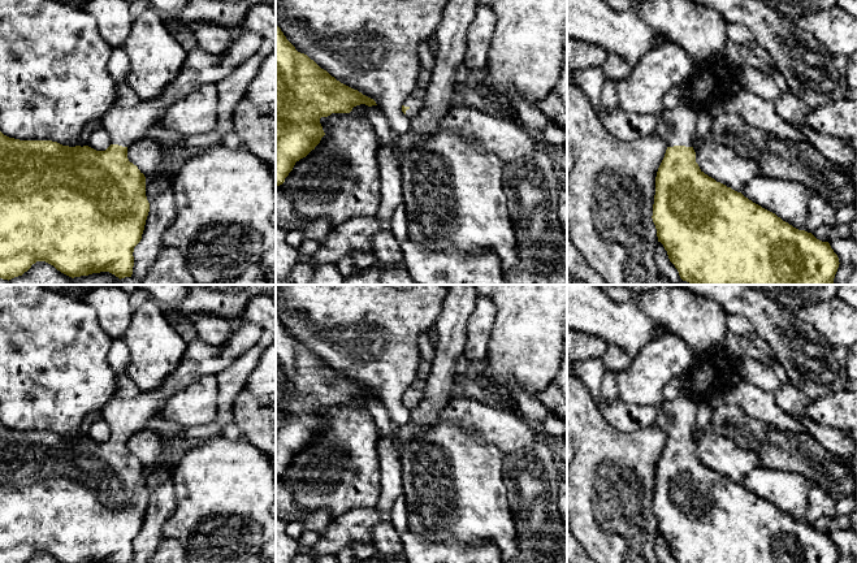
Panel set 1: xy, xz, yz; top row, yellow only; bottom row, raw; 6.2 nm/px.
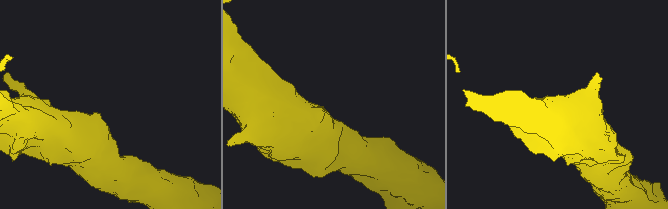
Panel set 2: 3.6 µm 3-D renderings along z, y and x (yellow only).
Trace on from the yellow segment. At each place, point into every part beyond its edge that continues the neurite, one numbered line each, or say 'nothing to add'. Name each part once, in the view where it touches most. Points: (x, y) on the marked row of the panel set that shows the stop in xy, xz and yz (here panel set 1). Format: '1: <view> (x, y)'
1: yz (675, 126)

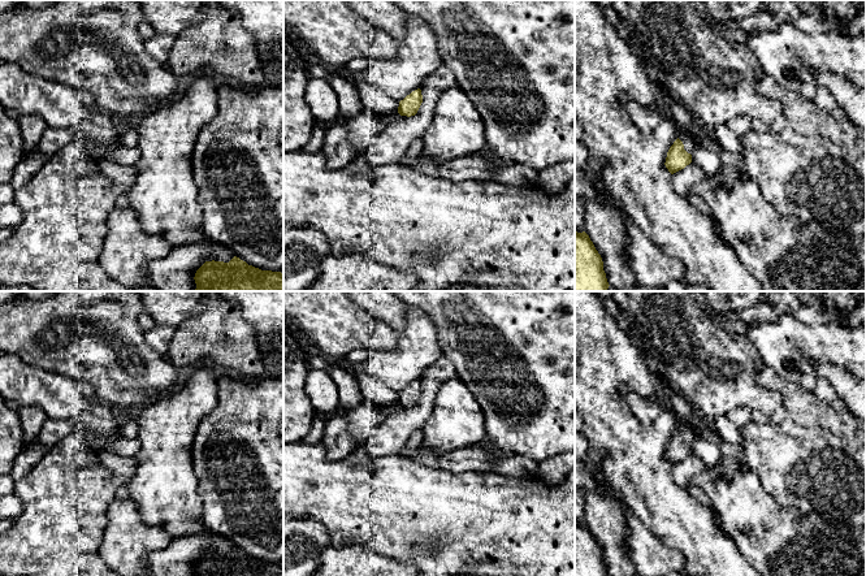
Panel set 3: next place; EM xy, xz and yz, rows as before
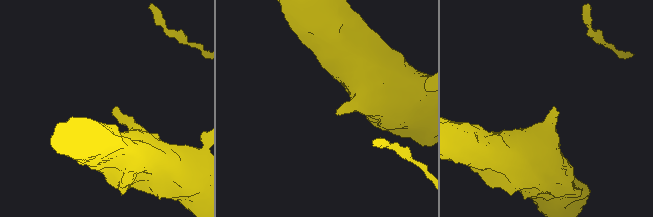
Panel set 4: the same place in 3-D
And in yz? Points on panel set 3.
1: yz (688, 138)

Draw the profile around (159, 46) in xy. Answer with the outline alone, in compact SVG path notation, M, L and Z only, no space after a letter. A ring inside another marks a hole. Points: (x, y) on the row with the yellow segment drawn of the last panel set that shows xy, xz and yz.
M155 34L151 39L146 40L144 49L157 61L166 65L169 53L176 43L176 36L177 35Z

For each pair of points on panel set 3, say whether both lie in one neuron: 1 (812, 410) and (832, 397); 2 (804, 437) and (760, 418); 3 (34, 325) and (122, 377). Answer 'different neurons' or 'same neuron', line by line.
1: different neurons
2: different neurons
3: same neuron

